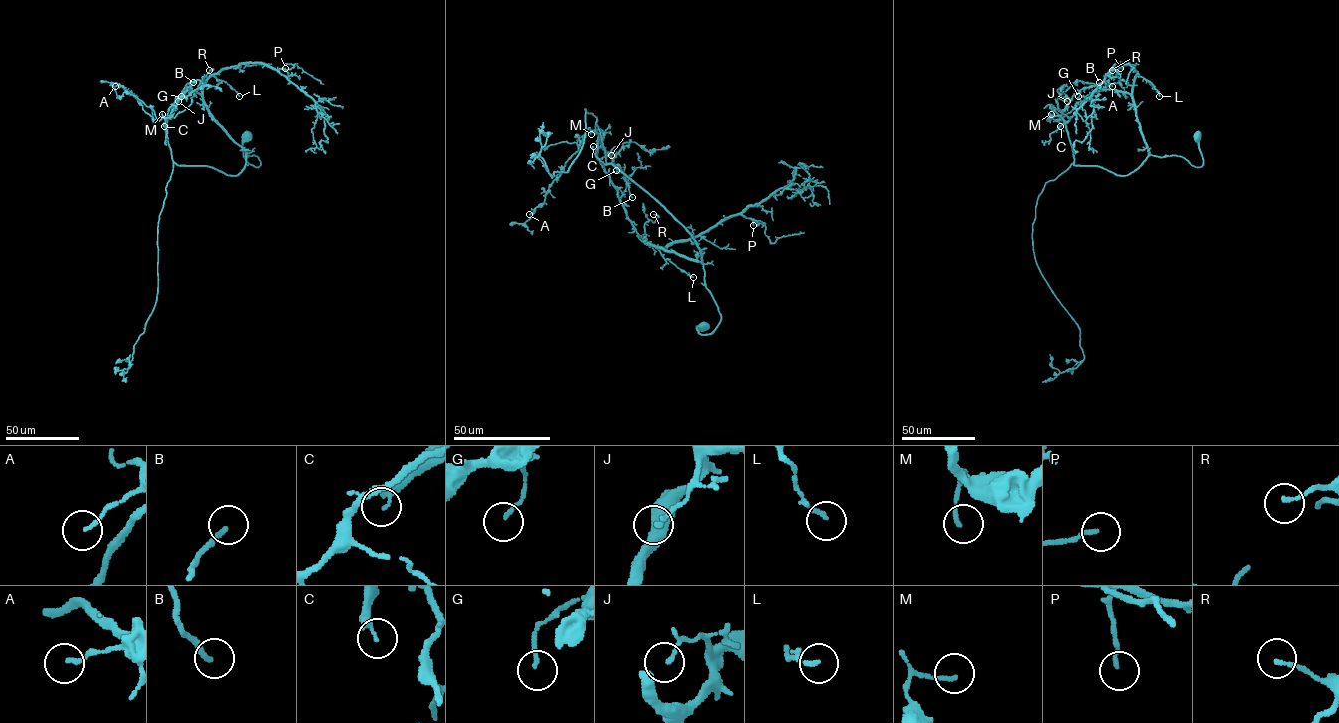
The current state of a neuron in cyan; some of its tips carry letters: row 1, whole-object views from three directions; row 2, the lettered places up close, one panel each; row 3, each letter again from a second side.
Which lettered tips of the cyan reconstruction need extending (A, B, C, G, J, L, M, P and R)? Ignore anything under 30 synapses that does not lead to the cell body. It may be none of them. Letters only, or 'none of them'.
B, C

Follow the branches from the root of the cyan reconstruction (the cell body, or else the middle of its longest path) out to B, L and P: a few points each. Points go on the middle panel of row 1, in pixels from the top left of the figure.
B: (705, 326), (698, 332), (710, 334), (721, 314), (697, 244), (597, 157), (599, 147), (632, 197)
L: (705, 326), (698, 332), (710, 334), (721, 314), (705, 286), (703, 264), (645, 241), (693, 277)
P: (705, 326), (698, 332), (710, 334), (721, 314), (703, 264), (645, 241), (665, 247), (739, 214), (753, 225)

